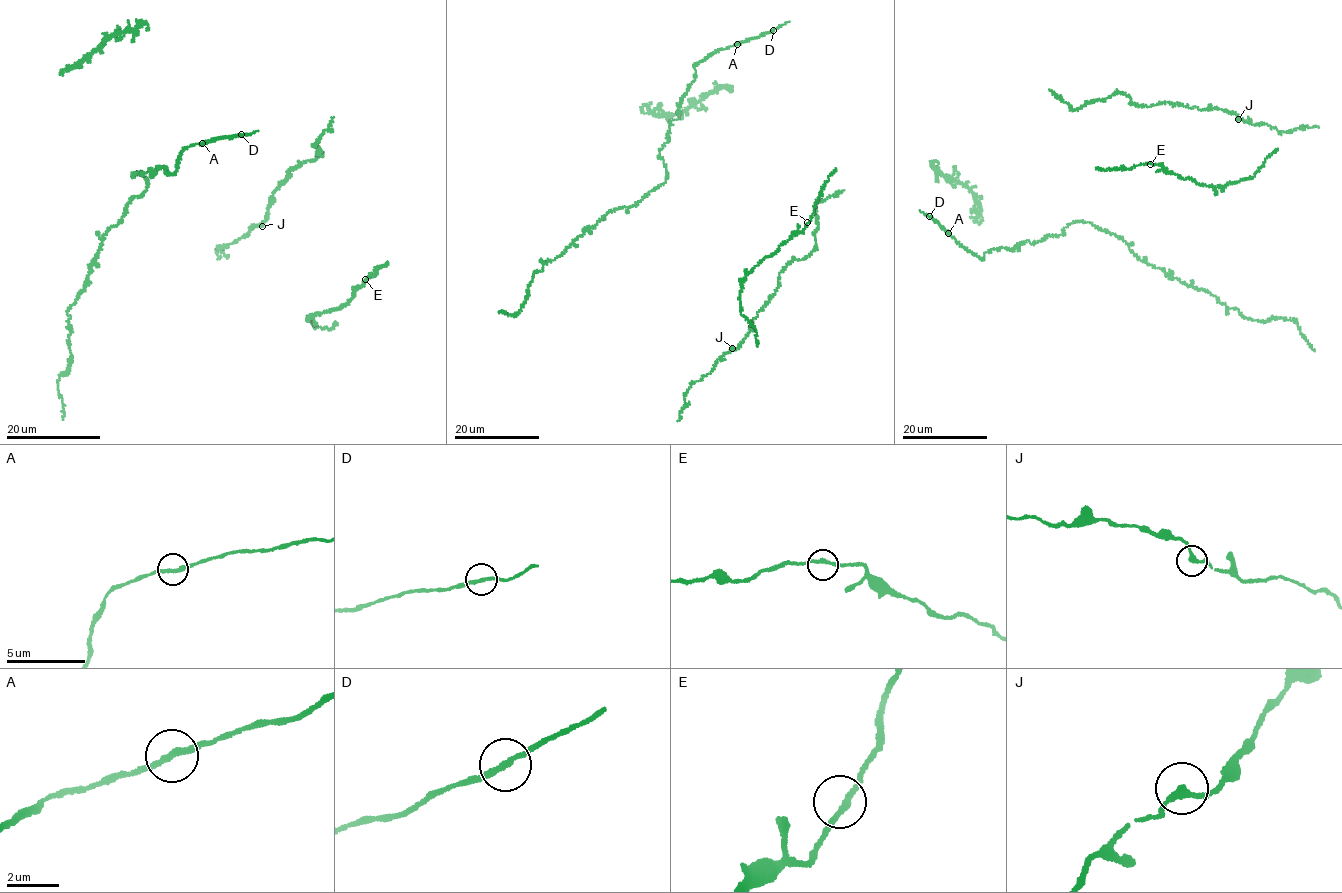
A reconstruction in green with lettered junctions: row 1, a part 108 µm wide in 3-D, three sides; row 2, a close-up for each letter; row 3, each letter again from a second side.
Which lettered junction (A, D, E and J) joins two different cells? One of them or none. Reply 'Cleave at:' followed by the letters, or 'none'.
Cleave at: none

